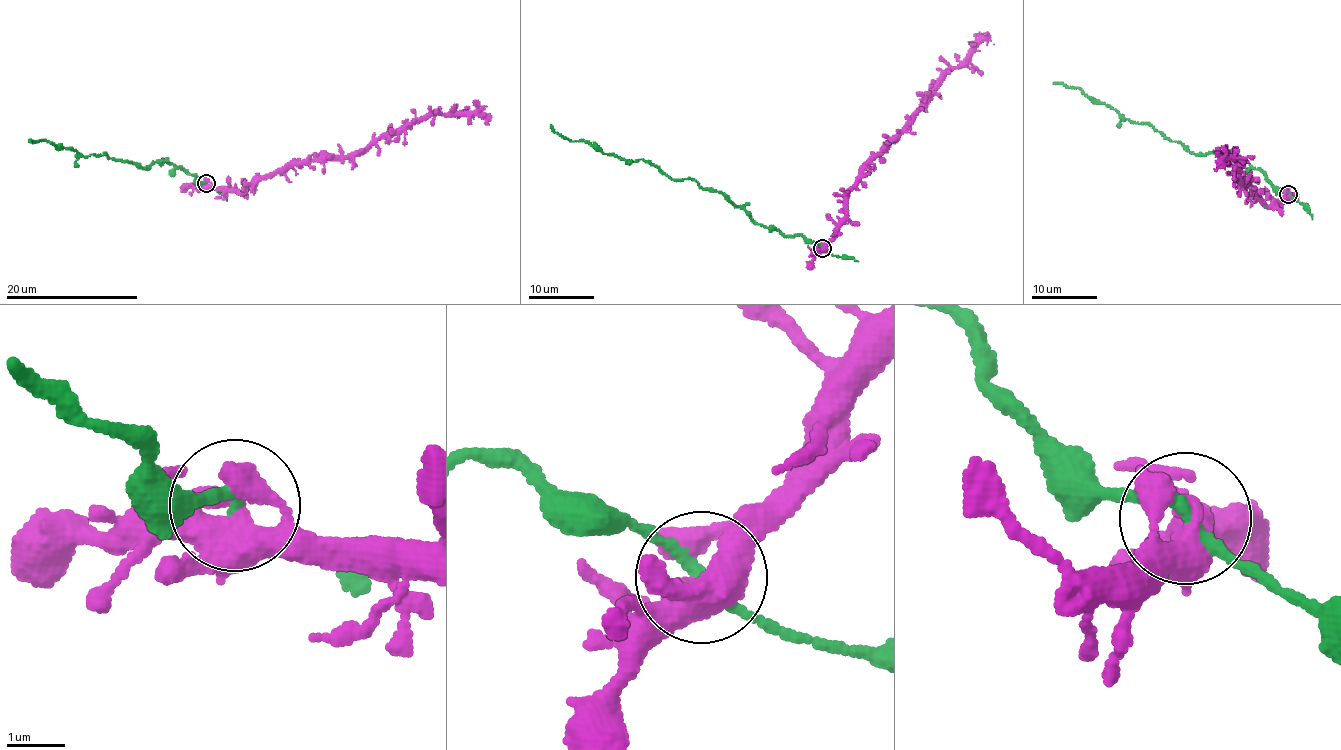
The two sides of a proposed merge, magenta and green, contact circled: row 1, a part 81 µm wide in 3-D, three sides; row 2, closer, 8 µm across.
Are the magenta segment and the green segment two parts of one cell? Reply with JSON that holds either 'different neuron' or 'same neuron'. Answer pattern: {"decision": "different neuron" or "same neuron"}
{"decision": "same neuron"}

